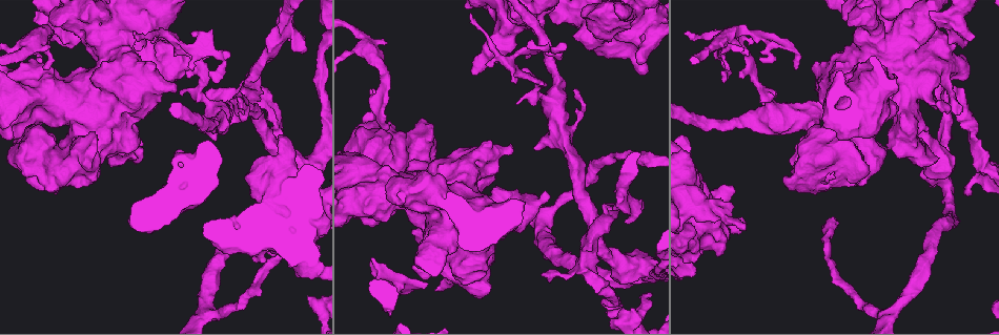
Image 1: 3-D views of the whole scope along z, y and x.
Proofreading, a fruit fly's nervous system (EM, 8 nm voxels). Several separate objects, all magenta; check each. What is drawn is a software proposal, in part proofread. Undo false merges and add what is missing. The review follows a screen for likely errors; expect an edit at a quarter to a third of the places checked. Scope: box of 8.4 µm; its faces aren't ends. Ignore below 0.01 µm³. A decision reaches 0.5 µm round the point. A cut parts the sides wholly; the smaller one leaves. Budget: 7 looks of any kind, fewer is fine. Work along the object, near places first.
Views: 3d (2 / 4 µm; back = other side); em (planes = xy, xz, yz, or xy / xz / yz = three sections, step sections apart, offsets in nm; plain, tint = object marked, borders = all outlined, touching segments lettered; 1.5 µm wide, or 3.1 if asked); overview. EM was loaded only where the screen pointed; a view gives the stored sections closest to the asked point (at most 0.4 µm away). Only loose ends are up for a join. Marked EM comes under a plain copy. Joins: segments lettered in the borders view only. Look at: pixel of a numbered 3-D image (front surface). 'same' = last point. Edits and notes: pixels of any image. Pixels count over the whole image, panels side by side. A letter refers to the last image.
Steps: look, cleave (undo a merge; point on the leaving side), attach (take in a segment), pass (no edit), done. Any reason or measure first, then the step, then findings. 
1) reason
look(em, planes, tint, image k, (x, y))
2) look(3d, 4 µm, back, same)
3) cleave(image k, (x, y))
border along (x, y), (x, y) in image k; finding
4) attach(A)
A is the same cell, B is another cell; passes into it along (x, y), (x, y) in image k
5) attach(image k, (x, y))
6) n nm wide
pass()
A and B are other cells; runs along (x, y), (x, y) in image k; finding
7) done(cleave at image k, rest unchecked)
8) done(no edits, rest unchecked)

three-way junction
look(3d, 2 µm, back, image 1, (247, 88))

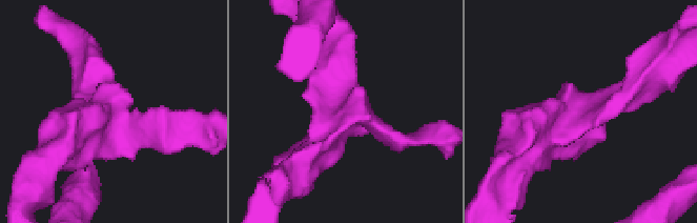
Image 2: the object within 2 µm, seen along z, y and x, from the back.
3 arms; arms of 160, 280, 280 nm; shape alone is not enough
look(em, xz, step 8, tint, image 2, (111, 115))

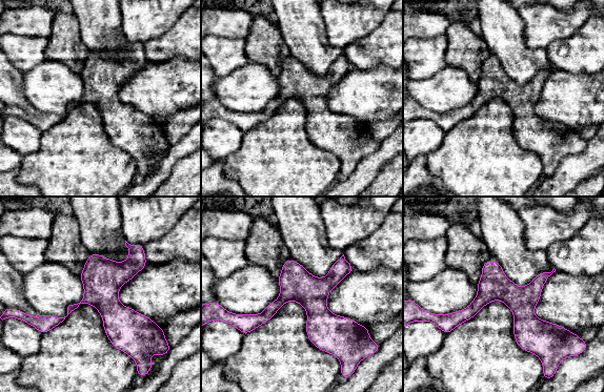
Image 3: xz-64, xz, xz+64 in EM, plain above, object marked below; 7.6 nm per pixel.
look(em, xz, step 8, borders, same)

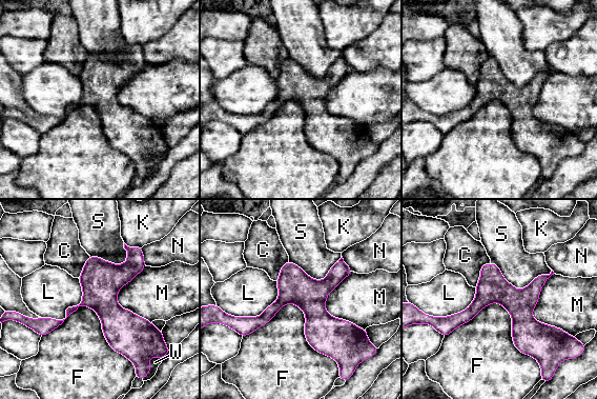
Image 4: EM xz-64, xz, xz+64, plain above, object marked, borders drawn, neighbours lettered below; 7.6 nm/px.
pass()
C, F, K, L, M, N, S and W are other cells; runs along (287, 265), (312, 301), (320, 348) in image 4; all the same neuron

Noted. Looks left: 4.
tapers out
look(3d, 2 µm, back, image 1, (191, 33))

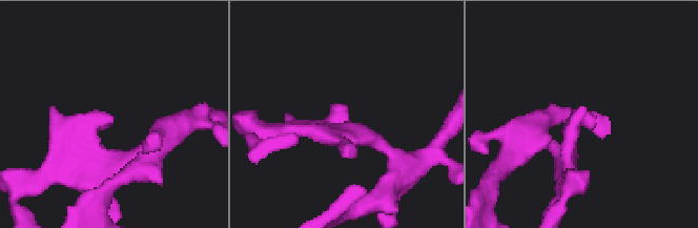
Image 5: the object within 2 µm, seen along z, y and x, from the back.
arms of 160, 220 nm
look(em, xy, step 8, borders, image 5, (346, 109))

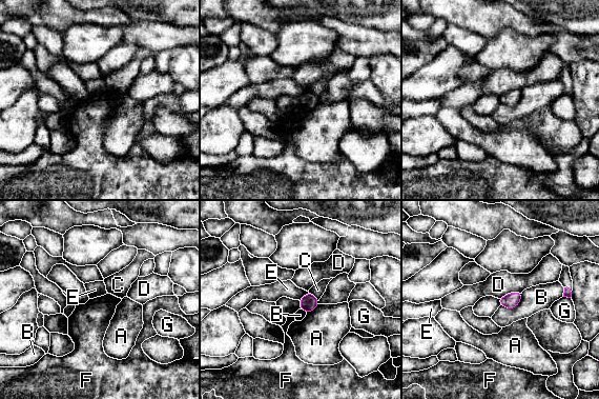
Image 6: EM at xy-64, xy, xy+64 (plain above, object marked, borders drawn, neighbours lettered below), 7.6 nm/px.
B touches over 200 nm
pass()
A, B, C, D, E, F and G are other cells; border along (308, 292), (298, 300) in image 6; no lettered segment goes on from it

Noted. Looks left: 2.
thin end
look(3d, 4 µm, image 1, (760, 61))

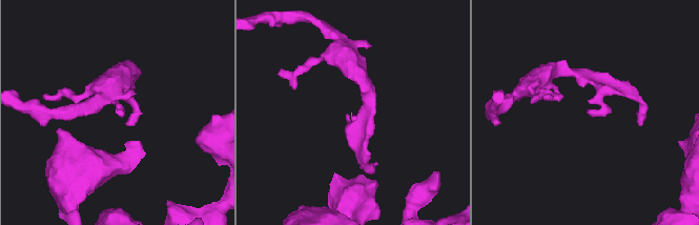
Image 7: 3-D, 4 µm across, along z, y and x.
look(em, planes, borders, image 7, (592, 116))

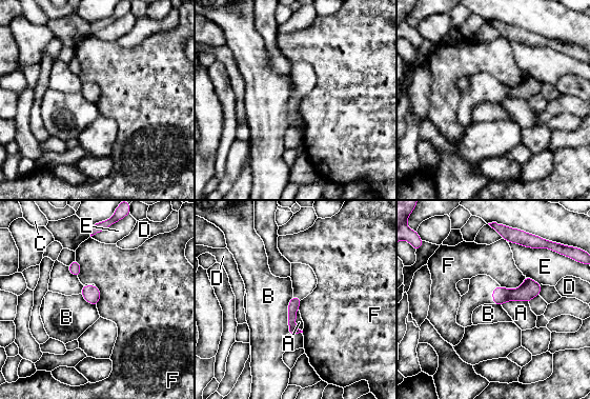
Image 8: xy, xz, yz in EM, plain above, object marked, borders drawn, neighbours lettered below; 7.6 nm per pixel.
pass()
A, B, C, D, E and F are other cells; runs along (294, 299), (292, 307), (293, 331) in image 8; no lettered segment goes on from it

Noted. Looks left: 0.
done(no edits, rest unchecked)

